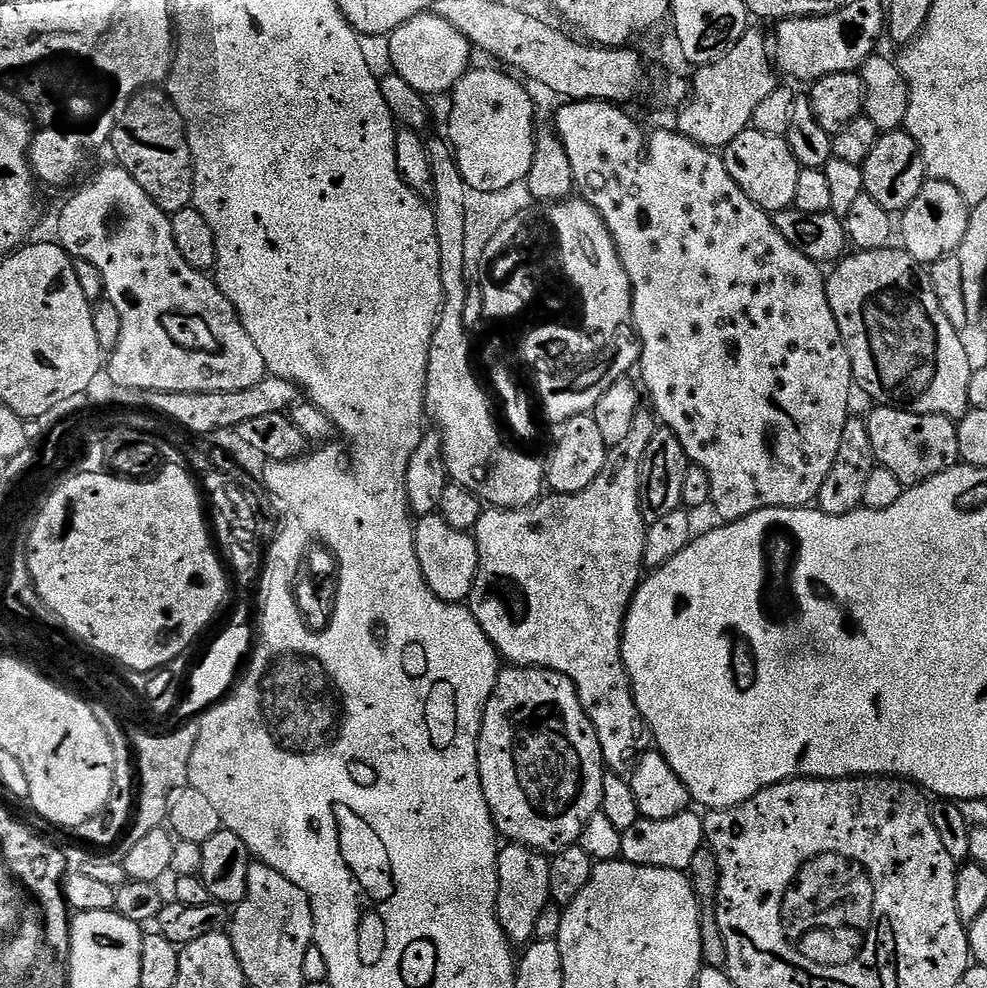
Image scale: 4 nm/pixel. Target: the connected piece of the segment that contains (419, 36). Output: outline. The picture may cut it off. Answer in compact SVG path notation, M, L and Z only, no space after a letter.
M435 14L410 18L410 22L398 26L398 30L387 37L386 44L388 60L392 63L391 71L406 78L408 85L425 98L433 98L439 92L451 93L473 63L474 49L467 38L458 34L458 30L454 30L446 18Z

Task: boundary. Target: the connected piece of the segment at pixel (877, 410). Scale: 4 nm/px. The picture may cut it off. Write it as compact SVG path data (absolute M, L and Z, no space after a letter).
M876 406L873 409L866 416L866 423L877 465L890 470L890 474L898 477L898 482L906 486L921 484L934 478L934 474L942 474L946 469L955 468L961 463L957 421L948 416L907 412L905 408Z

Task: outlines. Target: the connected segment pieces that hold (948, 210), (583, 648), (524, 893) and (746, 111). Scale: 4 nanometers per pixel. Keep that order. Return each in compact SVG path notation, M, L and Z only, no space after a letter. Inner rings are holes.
M931 178L925 179L922 190L918 190L918 198L914 198L914 202L910 202L910 206L898 220L898 236L902 241L902 247L905 252L910 253L921 266L931 266L936 260L942 259L944 256L950 256L960 247L962 238L966 234L966 226L968 225L968 213L970 206L962 198L962 194L958 194L958 190L954 190L954 186L950 186L950 182L942 182Z
M641 410L636 413L634 426L630 434L626 434L623 442L618 442L608 450L608 457L602 466L602 474L586 486L586 490L575 492L574 494L548 494L531 504L529 508L493 508L485 507L480 513L478 522L474 529L474 539L478 550L478 570L476 571L476 581L472 587L472 593L468 595L467 607L472 609L474 618L478 626L490 638L490 642L496 648L501 657L504 656L509 665L522 668L549 668L551 672L562 674L574 682L578 698L598 734L598 742L602 746L605 765L613 773L624 774L629 771L630 765L641 754L649 751L650 733L648 723L638 710L636 699L632 693L632 683L628 677L628 671L622 658L622 638L624 637L624 620L628 616L628 608L632 604L632 598L636 595L636 589L640 586L644 566L644 533L646 525L640 513L640 471L644 465L644 455L646 446L650 446L650 438L654 438L658 427L658 420L651 411Z
M508 842L499 849L496 873L498 874L496 917L513 945L527 945L534 937L535 923L538 922L539 915L544 908L549 907L552 900L549 857L543 852L535 852L525 844Z
M756 26L749 27L742 39L725 56L718 58L718 62L697 67L695 72L696 77L693 78L692 84L690 80L690 91L683 101L685 104L680 112L678 131L694 143L713 150L723 150L727 144L734 142L734 138L738 138L738 134L745 132L752 123L754 110L758 110L759 104L770 94L774 94L778 86L778 69L770 55L769 37L767 40Z

